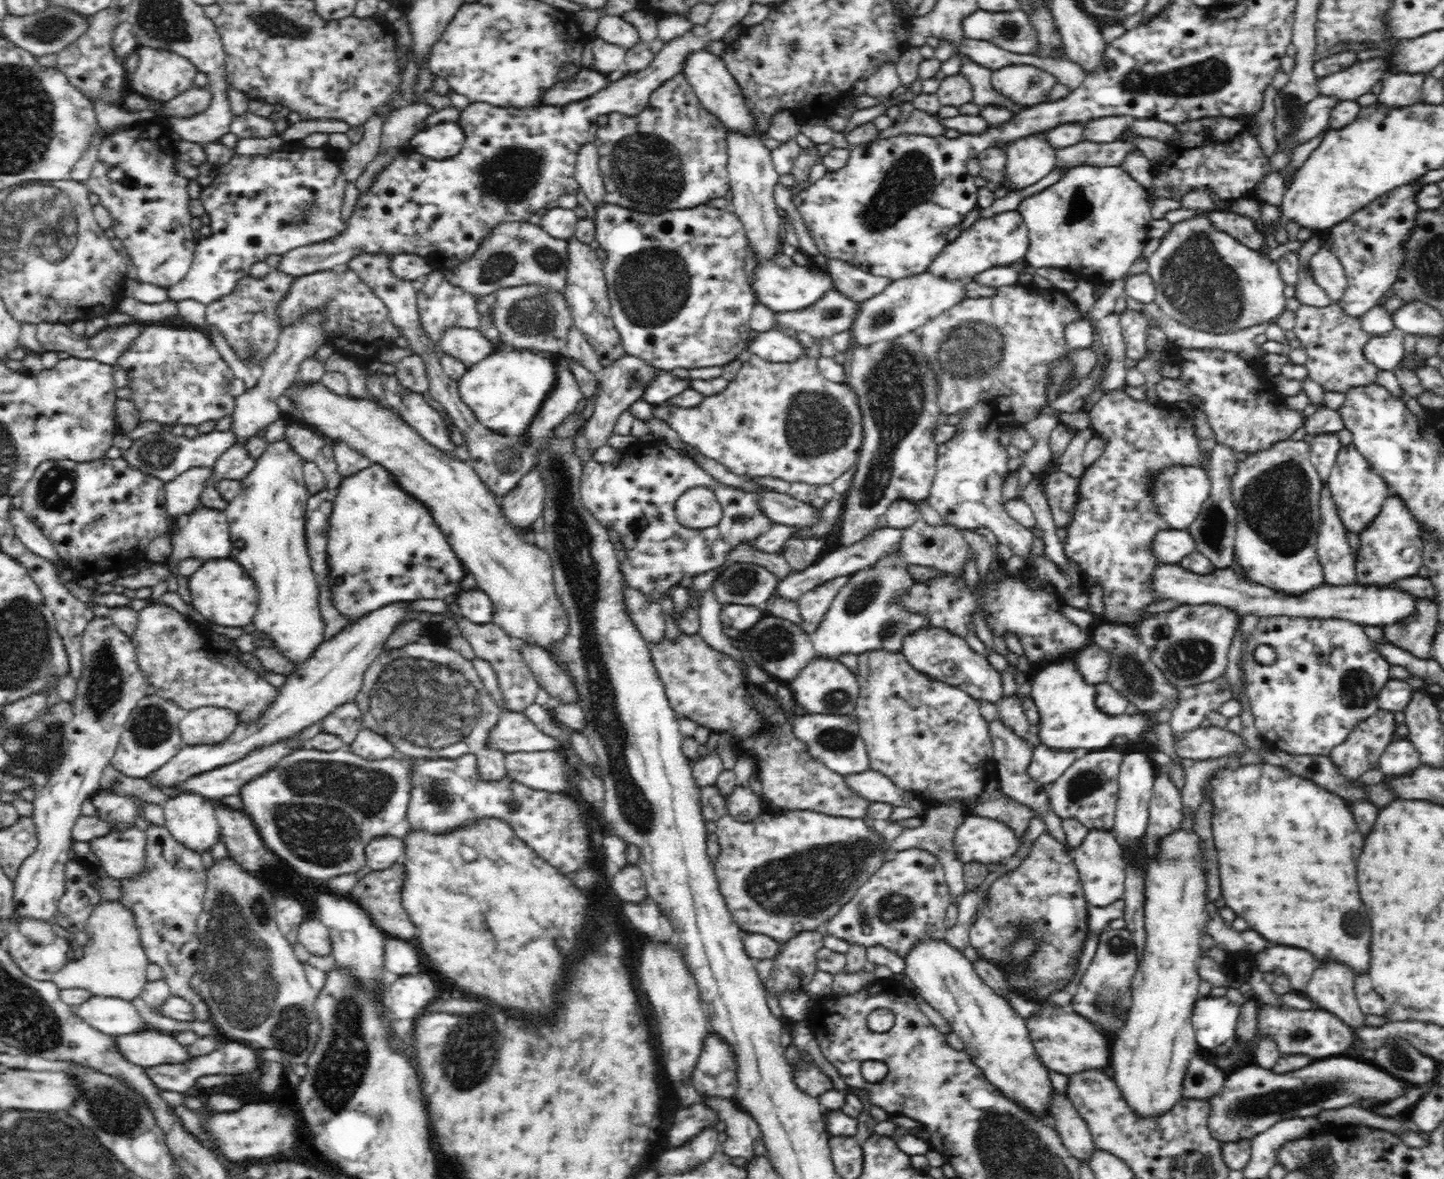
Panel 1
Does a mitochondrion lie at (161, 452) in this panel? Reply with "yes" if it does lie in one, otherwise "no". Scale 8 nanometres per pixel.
yes

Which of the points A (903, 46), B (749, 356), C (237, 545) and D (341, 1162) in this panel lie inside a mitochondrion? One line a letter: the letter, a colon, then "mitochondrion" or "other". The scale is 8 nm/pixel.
A: other
B: other
C: other
D: other

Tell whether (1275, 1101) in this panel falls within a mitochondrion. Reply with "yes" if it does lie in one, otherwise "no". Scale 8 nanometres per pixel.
yes

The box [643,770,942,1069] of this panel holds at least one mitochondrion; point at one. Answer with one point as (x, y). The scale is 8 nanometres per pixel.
(803, 886)

